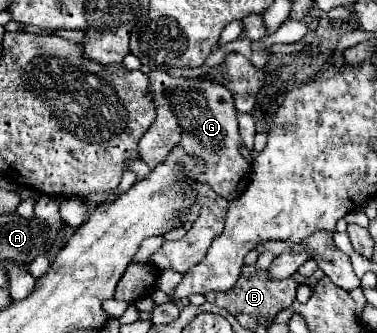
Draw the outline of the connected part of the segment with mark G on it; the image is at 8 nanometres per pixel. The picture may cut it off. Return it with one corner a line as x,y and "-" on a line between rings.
155,70
149,74
149,98
155,102
157,116
139,142
141,160
153,168
179,144
191,156
205,160
205,172
197,182
209,184
225,200
239,198
251,176
251,166
239,152
241,134
231,92
209,76
175,78

